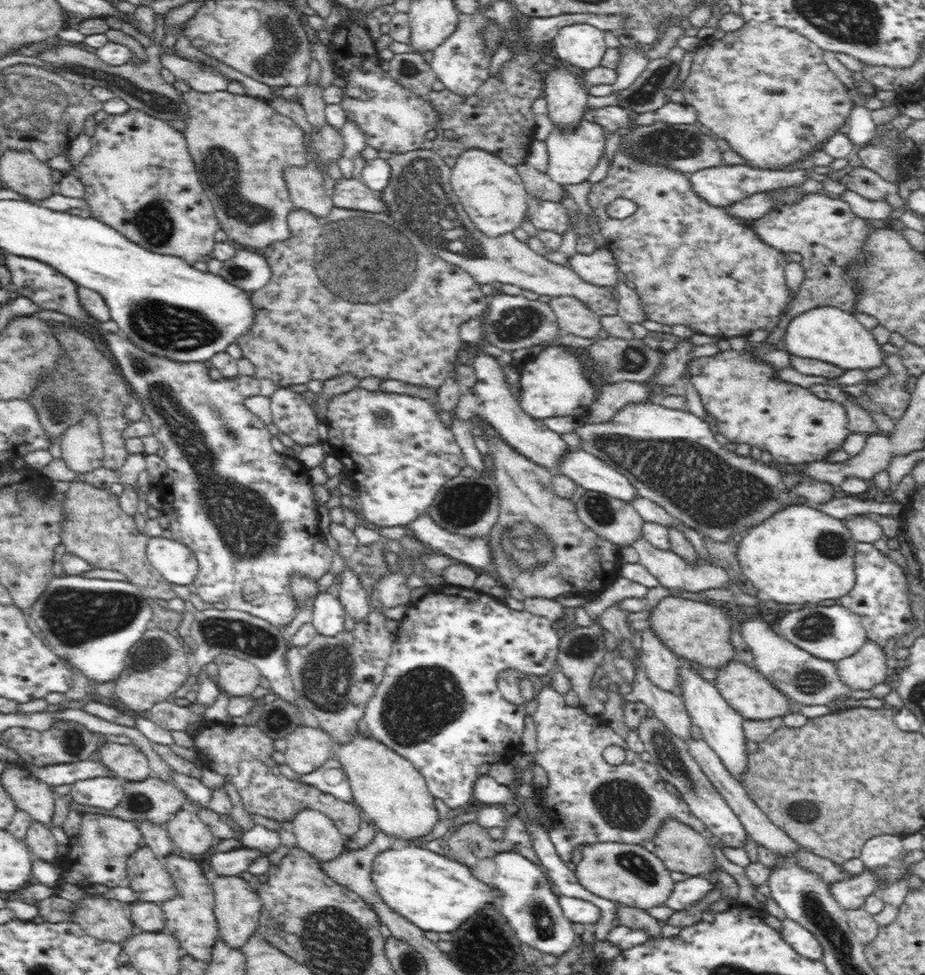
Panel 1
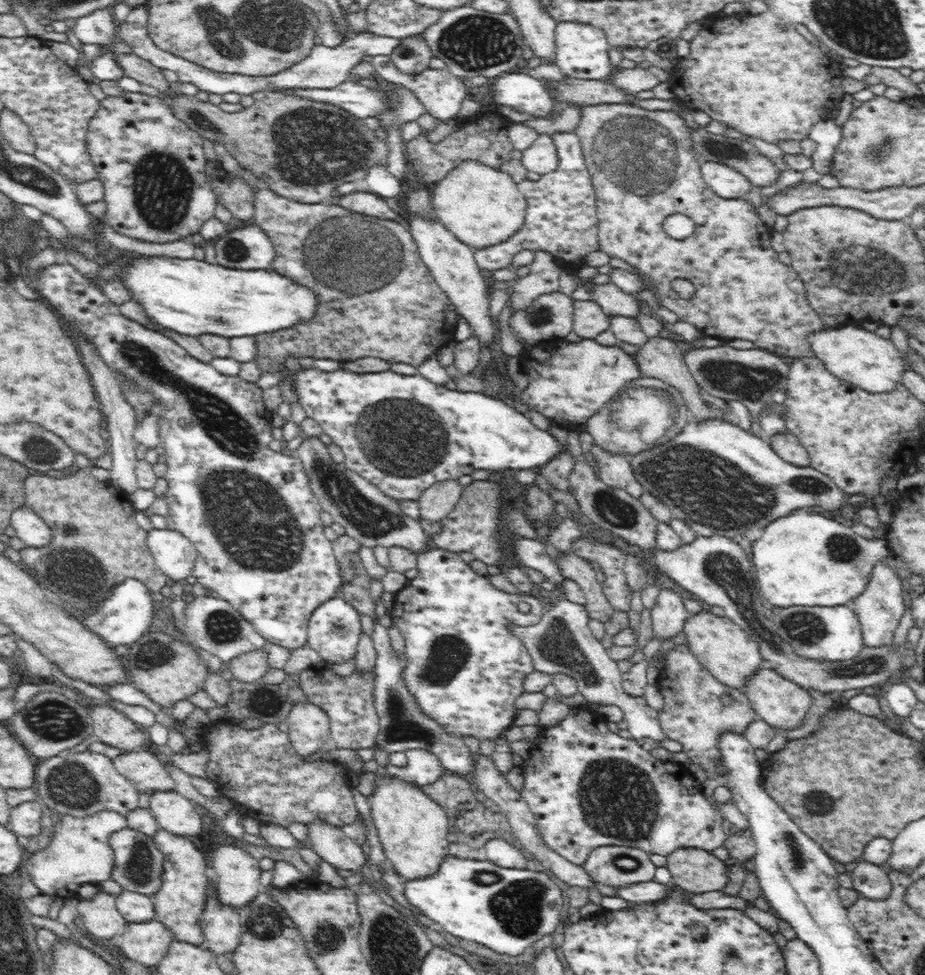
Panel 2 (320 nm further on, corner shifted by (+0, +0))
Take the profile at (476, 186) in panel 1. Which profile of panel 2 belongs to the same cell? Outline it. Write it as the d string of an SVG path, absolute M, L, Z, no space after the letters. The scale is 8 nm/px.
M476 161L462 162L446 178L436 183L432 205L436 218L456 239L475 250L498 246L510 240L525 223L527 203L511 176Z

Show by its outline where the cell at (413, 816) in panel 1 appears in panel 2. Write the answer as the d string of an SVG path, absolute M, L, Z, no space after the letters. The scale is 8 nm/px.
M384 777L384 780L376 782L375 790L368 799L370 800L372 822L376 827L378 840L387 858L386 864L406 881L436 874L436 871L440 870L440 863L449 855L449 842L446 836L448 836L450 822L444 809L442 810L434 799L428 797L428 794L420 792L416 788L416 784L400 781L400 778L396 777Z

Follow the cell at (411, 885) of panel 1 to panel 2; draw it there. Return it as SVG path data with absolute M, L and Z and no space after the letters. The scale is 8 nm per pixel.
M451 855L440 863L436 874L406 881L406 898L446 932L513 958L531 949L544 934L554 932L564 915L562 893L548 872L512 870Z

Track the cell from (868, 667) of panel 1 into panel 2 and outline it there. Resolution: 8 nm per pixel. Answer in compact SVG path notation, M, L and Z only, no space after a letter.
M878 561L872 569L868 586L858 598L849 602L848 606L856 614L861 625L864 645L866 647L888 646L893 642L894 632L906 612L904 604L904 586L900 575L885 561Z

